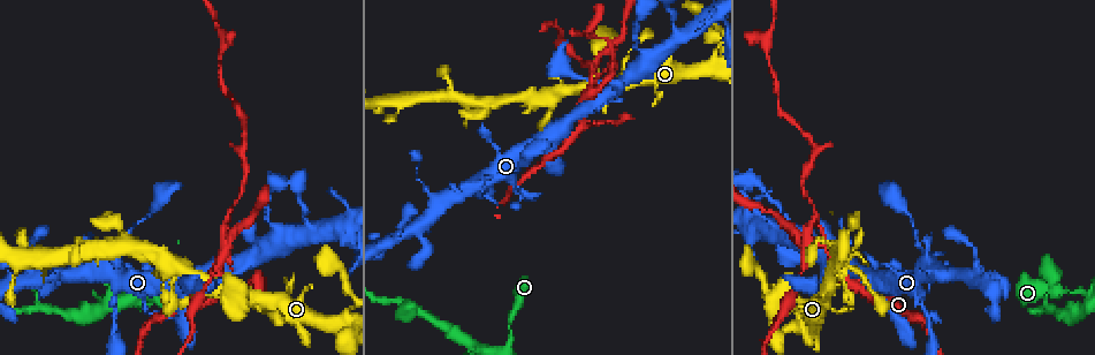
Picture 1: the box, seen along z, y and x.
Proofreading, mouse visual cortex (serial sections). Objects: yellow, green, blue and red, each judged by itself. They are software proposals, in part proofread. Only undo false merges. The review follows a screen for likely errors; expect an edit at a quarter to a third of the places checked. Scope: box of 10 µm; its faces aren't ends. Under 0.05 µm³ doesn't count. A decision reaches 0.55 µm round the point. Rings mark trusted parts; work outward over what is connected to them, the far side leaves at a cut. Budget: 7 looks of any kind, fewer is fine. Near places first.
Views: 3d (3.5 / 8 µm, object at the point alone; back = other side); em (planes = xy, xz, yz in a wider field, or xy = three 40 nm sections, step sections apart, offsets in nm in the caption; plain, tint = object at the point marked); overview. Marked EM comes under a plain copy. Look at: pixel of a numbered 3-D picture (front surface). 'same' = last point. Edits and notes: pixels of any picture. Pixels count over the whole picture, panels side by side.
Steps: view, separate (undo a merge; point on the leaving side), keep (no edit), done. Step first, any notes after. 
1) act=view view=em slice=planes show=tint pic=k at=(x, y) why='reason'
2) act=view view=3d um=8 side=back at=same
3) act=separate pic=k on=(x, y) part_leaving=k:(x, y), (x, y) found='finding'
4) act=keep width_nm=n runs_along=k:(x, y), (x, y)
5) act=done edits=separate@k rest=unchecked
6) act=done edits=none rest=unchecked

act=view view=3d um=3.5 pic=1 at=(759, 227) why='thin neck'

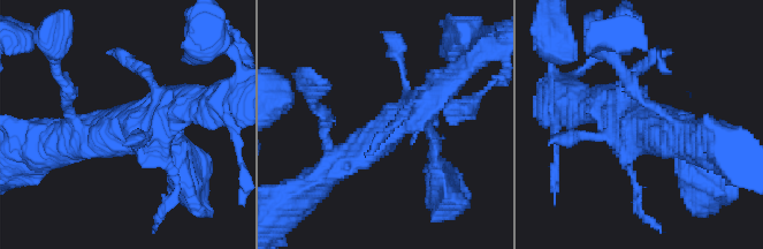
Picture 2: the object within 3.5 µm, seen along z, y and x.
act=view view=em slice=planes show=tint pic=2 at=(638, 124) why='need the tissue'

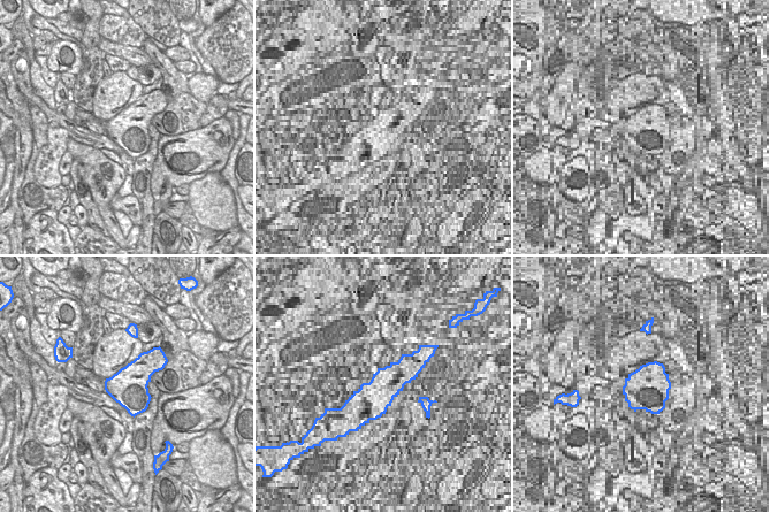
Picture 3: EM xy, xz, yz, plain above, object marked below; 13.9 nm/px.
act=keep runs_along=2:(333, 168), (397, 121), (421, 123), (439, 150) found='all the same cell'

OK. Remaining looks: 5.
act=view view=em slice=xy step=5 show=tint pic=1 at=(1072, 292) why='abrupt turn'

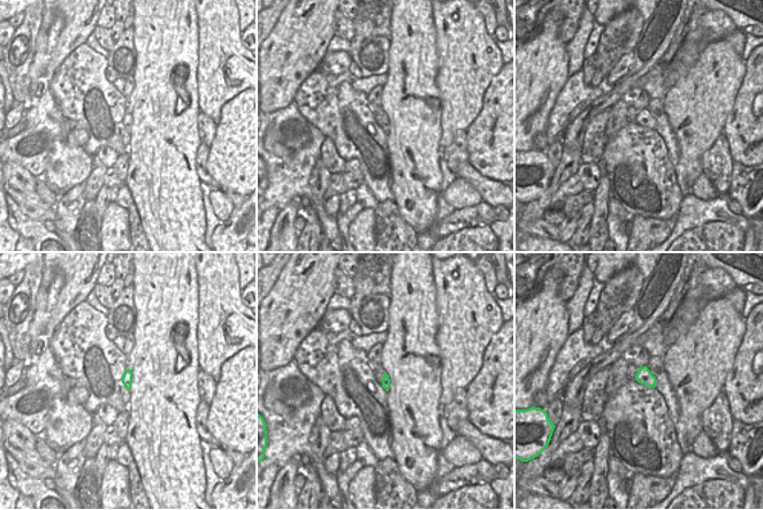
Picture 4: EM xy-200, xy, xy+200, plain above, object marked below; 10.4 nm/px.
act=view view=3d um=3.5 at=same why='wider look'

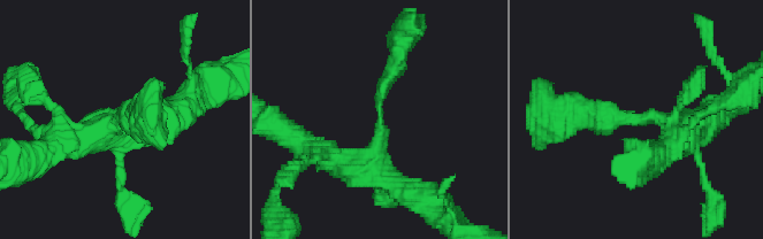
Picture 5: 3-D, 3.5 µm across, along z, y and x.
act=keep runs_along=5:(563, 115), (665, 118), (684, 137) found='all the same cell'

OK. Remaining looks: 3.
act=view view=3d um=8 pic=1 at=(584, 125) why='a fork'

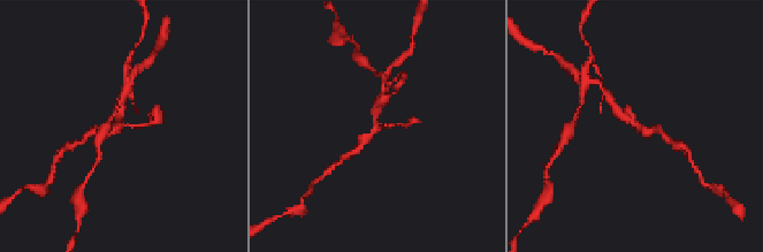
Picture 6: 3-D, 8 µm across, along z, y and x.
act=view view=em slice=planes show=tint at=same why='need the tissue'

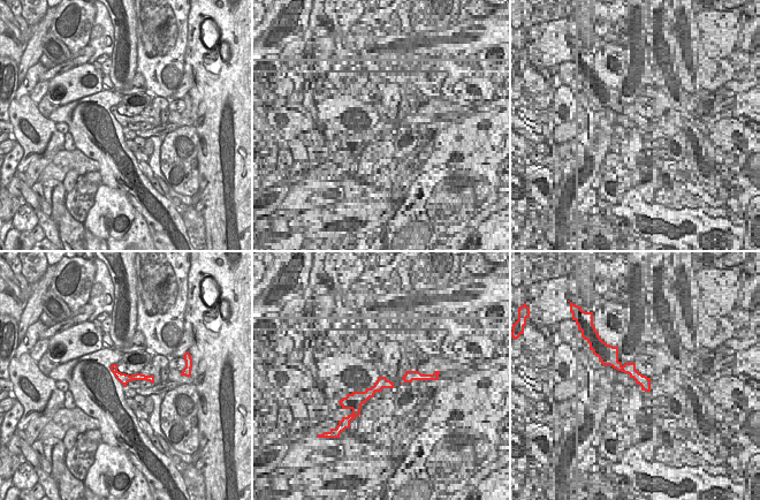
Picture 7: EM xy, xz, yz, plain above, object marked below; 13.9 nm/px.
act=keep runs_along=7:(113, 368), (121, 377), (151, 378) found='all the same cell'

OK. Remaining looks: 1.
act=done edits=none rest=unchecked

